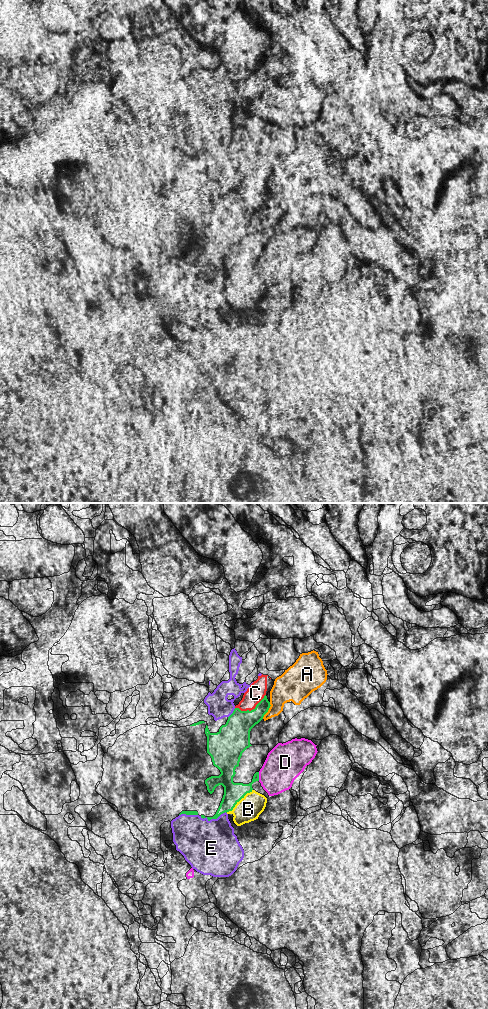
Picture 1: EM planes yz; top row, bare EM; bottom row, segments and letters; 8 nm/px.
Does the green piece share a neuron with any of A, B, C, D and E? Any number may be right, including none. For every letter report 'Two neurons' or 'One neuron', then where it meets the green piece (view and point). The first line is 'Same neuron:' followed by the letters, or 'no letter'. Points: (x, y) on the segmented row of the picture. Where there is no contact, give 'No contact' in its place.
Same neuron: C
A: Two neurons. Touches green at yz (268, 709)
B: Two neurons. Touches green at yz (238, 801)
C: One neuron. Touches green at yz (251, 710)
D: Two neurons. Touches green at yz (258, 776)
E: Two neurons. Touches green at yz (213, 818)

